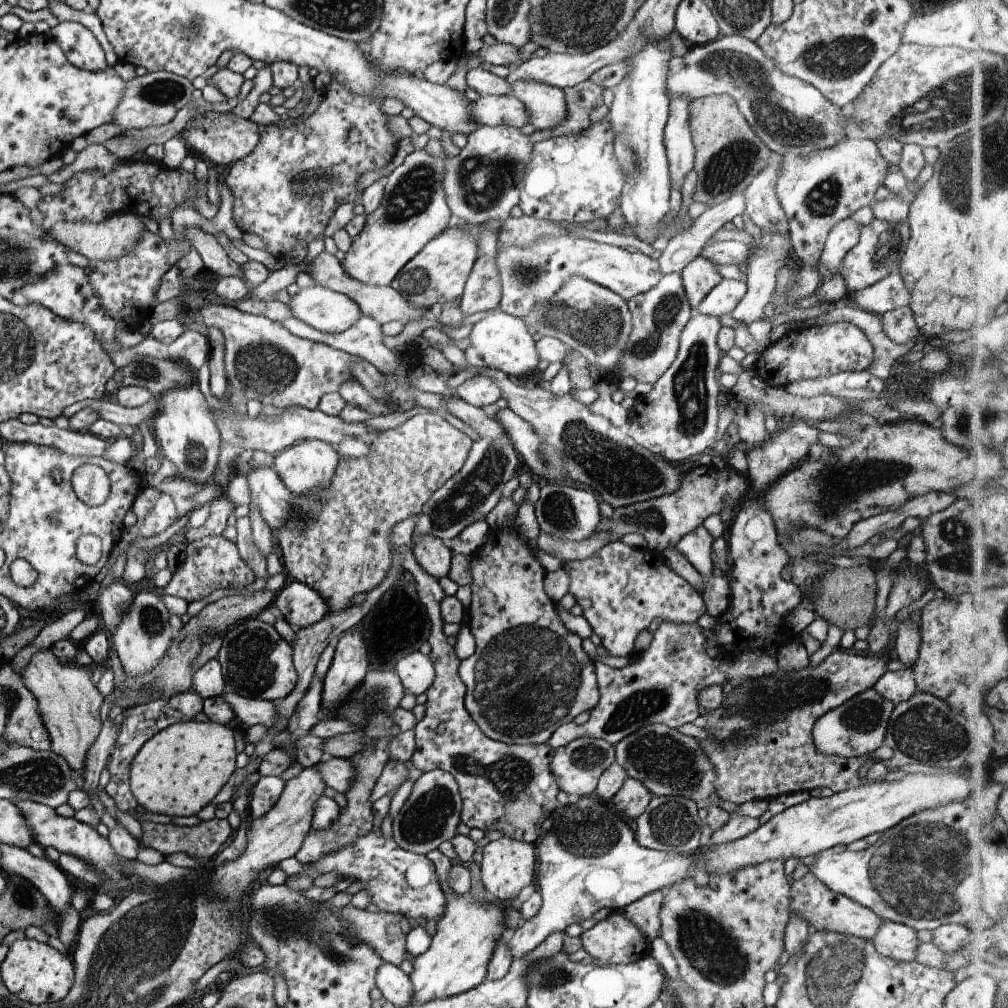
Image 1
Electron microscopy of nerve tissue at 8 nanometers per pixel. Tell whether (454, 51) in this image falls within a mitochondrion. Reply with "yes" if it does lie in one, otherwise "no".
no

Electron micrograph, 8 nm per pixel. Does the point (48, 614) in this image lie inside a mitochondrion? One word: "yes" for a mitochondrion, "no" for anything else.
no

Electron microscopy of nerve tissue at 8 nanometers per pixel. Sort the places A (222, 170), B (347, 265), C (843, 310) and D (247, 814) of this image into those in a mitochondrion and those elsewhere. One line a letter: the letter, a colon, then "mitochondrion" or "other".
A: other
B: other
C: other
D: other

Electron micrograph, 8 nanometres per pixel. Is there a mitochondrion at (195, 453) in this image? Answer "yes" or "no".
yes

